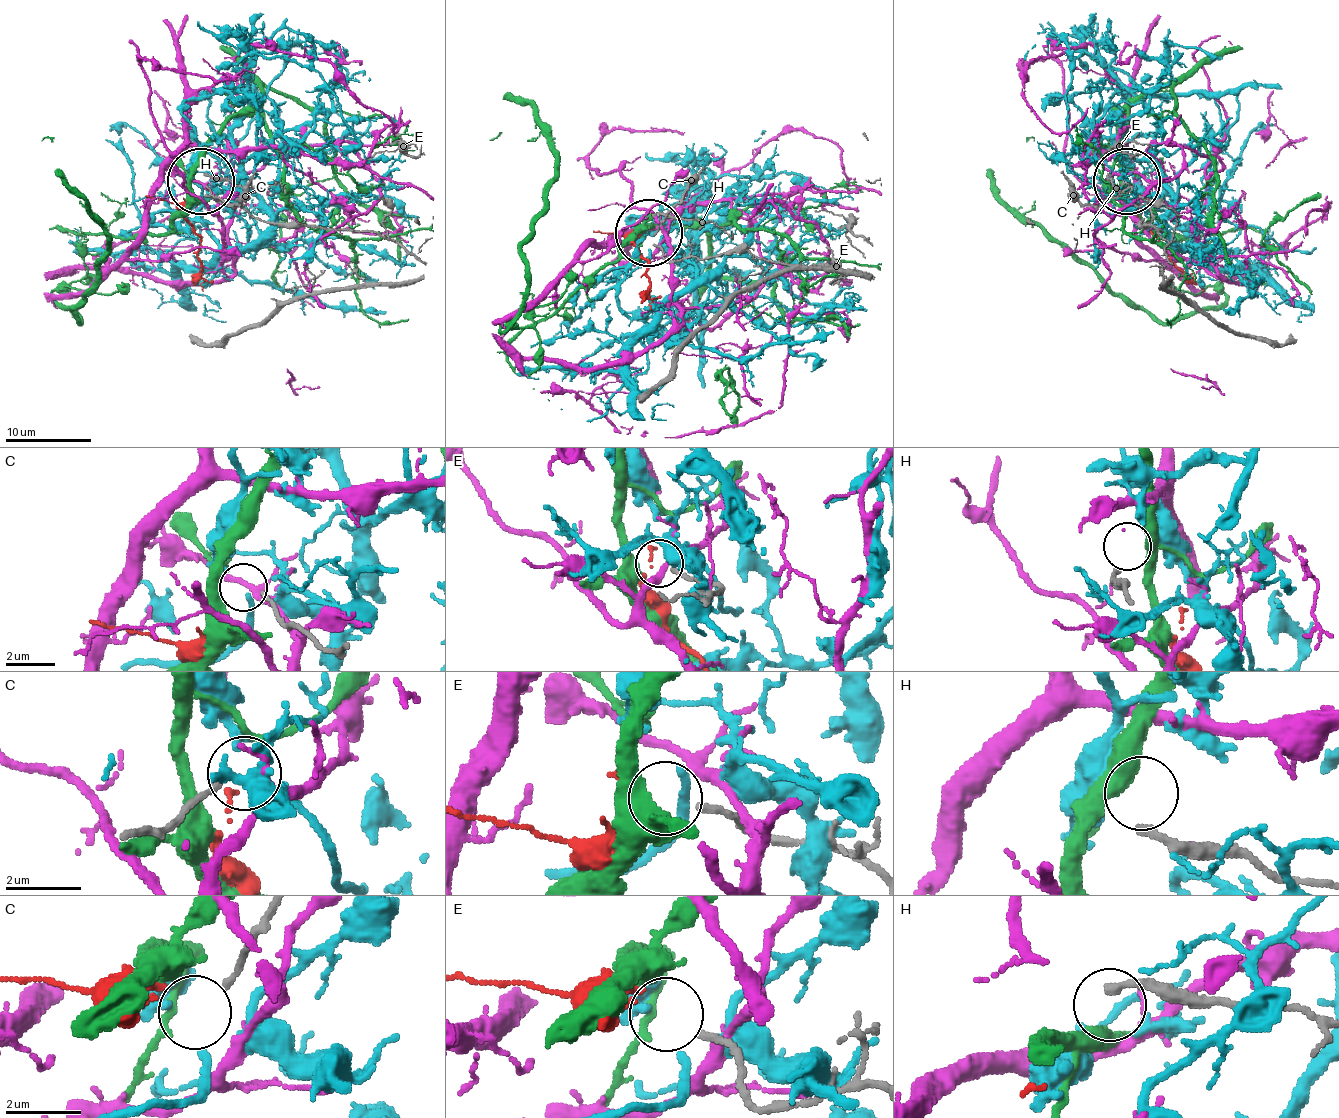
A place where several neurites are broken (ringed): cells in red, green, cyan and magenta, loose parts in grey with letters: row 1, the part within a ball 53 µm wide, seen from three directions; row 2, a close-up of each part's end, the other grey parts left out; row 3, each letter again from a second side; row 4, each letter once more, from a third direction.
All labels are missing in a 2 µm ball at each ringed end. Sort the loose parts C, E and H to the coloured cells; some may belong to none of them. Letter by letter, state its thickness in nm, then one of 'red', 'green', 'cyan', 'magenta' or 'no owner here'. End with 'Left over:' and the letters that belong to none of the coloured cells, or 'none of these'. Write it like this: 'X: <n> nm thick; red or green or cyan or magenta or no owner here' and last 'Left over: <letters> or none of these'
C: 160 nm thick; cyan
E: 180 nm thick; red
H: 220 nm thick; no owner here
Left over: H

